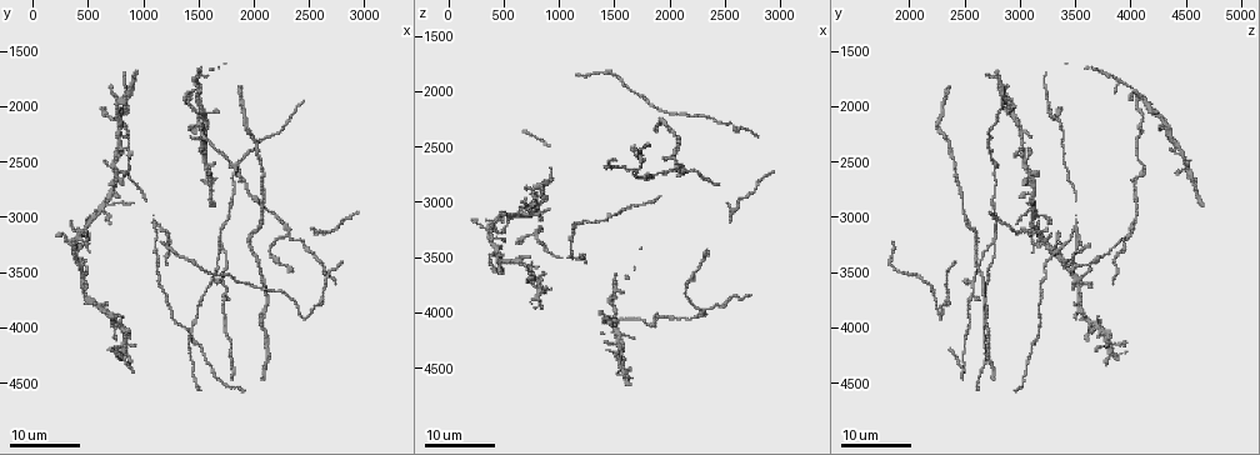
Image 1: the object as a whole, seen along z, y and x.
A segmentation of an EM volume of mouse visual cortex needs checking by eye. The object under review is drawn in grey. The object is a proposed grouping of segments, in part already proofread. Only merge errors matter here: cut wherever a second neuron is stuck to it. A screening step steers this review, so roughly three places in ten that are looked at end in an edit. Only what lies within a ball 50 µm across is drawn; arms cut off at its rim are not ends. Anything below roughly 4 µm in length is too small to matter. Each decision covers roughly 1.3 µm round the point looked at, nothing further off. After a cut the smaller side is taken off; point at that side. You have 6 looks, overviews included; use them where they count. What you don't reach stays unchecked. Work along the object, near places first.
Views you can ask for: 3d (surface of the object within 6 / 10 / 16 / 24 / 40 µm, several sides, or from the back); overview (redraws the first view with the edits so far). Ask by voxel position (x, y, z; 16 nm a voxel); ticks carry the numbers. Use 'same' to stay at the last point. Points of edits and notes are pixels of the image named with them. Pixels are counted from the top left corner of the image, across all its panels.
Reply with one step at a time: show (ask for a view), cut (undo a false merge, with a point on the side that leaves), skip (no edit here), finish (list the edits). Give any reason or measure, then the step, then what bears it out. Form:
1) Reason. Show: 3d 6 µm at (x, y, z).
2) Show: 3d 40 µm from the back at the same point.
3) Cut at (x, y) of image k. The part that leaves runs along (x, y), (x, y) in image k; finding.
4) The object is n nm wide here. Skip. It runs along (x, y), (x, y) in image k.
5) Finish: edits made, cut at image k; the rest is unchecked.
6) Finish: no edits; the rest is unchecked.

Show: 3d 24 µm at (1120, 3060, 3520).

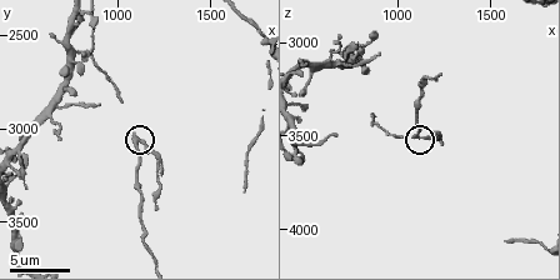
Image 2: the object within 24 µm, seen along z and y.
Show: 3d 6 µm at (1120, 3080, 3500).

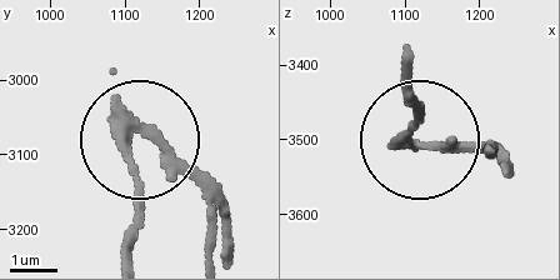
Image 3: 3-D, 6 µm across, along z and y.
From behind. Show: 3d 6 µm from the back at (1130, 3070, 3500).

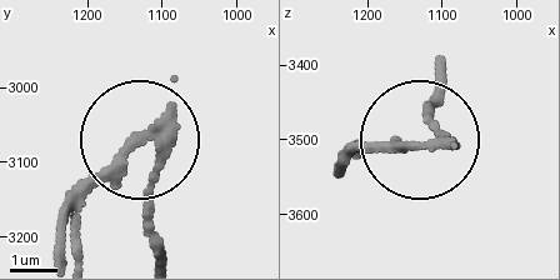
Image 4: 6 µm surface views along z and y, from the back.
The object is 250 nm wide here. Cut at (114, 180) of image 4. The part that leaves runs along (155, 128), (84, 206), (75, 254) in image 4; two neurons meet here.

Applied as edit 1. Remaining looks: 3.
Show: overview.

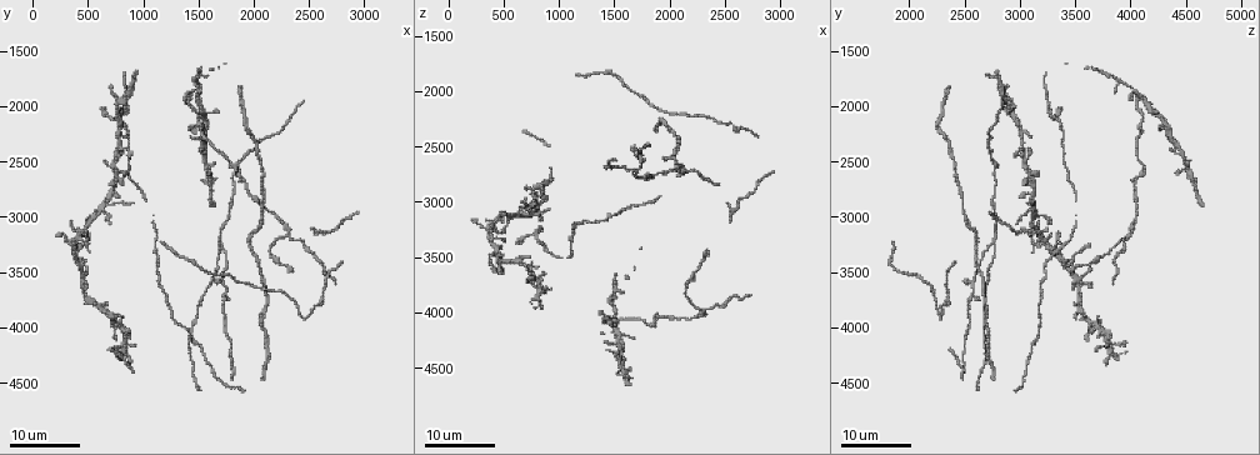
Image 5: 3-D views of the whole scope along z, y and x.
Side arm on a straight run. Show: 3d 16 µm at (1680, 3240, 2760).

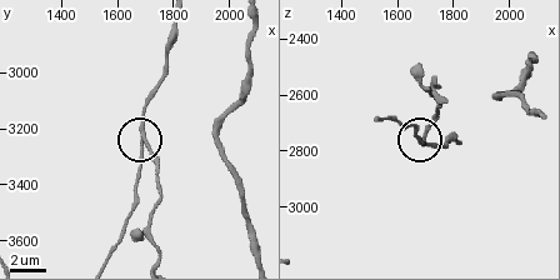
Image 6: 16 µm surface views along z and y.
Zoom in. Show: 3d 6 µm at (1680, 3240, 2750).

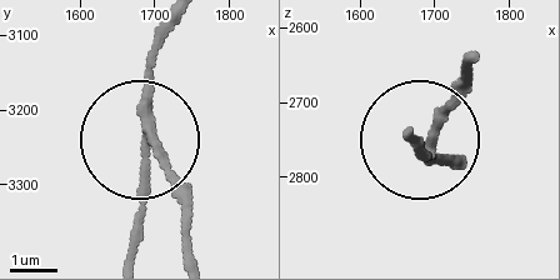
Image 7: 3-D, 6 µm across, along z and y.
3 arms meet here. Cut at (160, 166) of image 7. The part that leaves runs along (151, 108), (159, 164), (188, 211), (188, 259) in image 7; a second neuron is stuck on.

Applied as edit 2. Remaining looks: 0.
Finish: edits made, cut at image 4, cut at image 7; the rest is unchecked.

